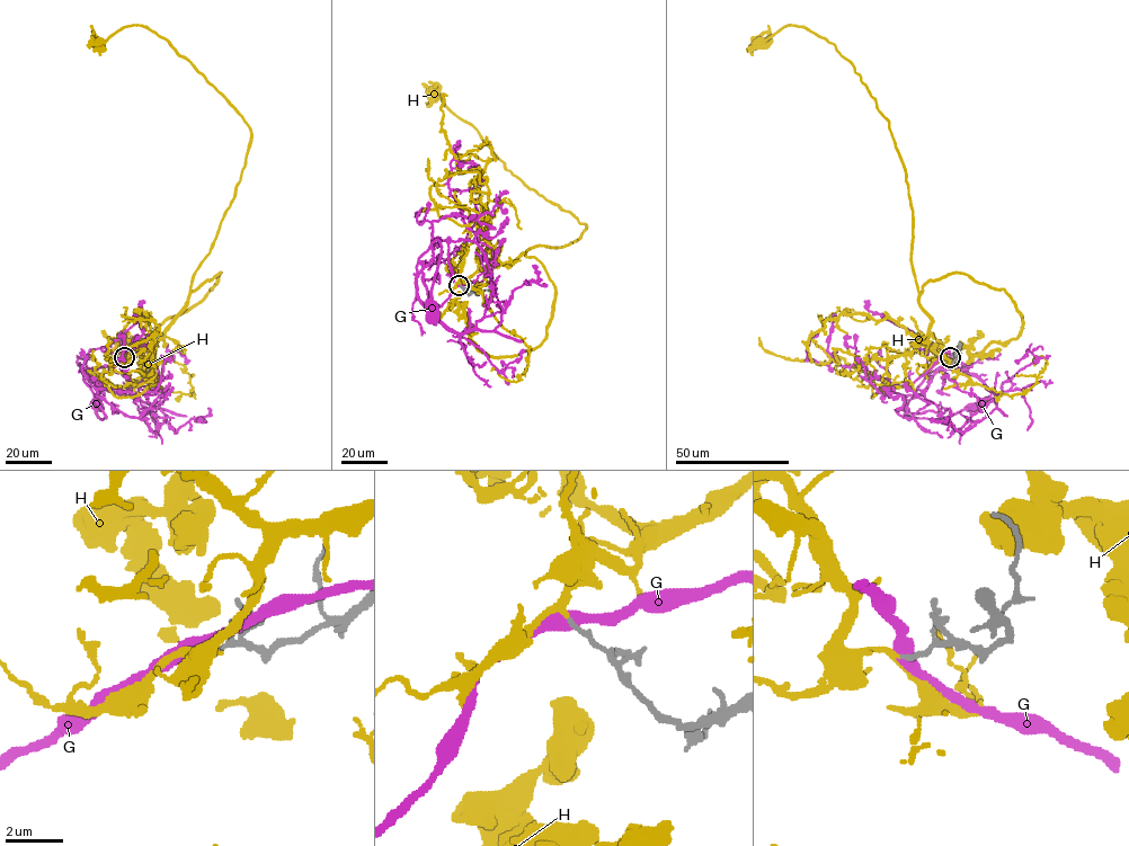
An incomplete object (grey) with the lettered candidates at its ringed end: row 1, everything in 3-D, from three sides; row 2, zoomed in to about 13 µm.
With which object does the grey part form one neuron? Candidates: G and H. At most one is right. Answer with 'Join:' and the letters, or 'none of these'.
Join: H

